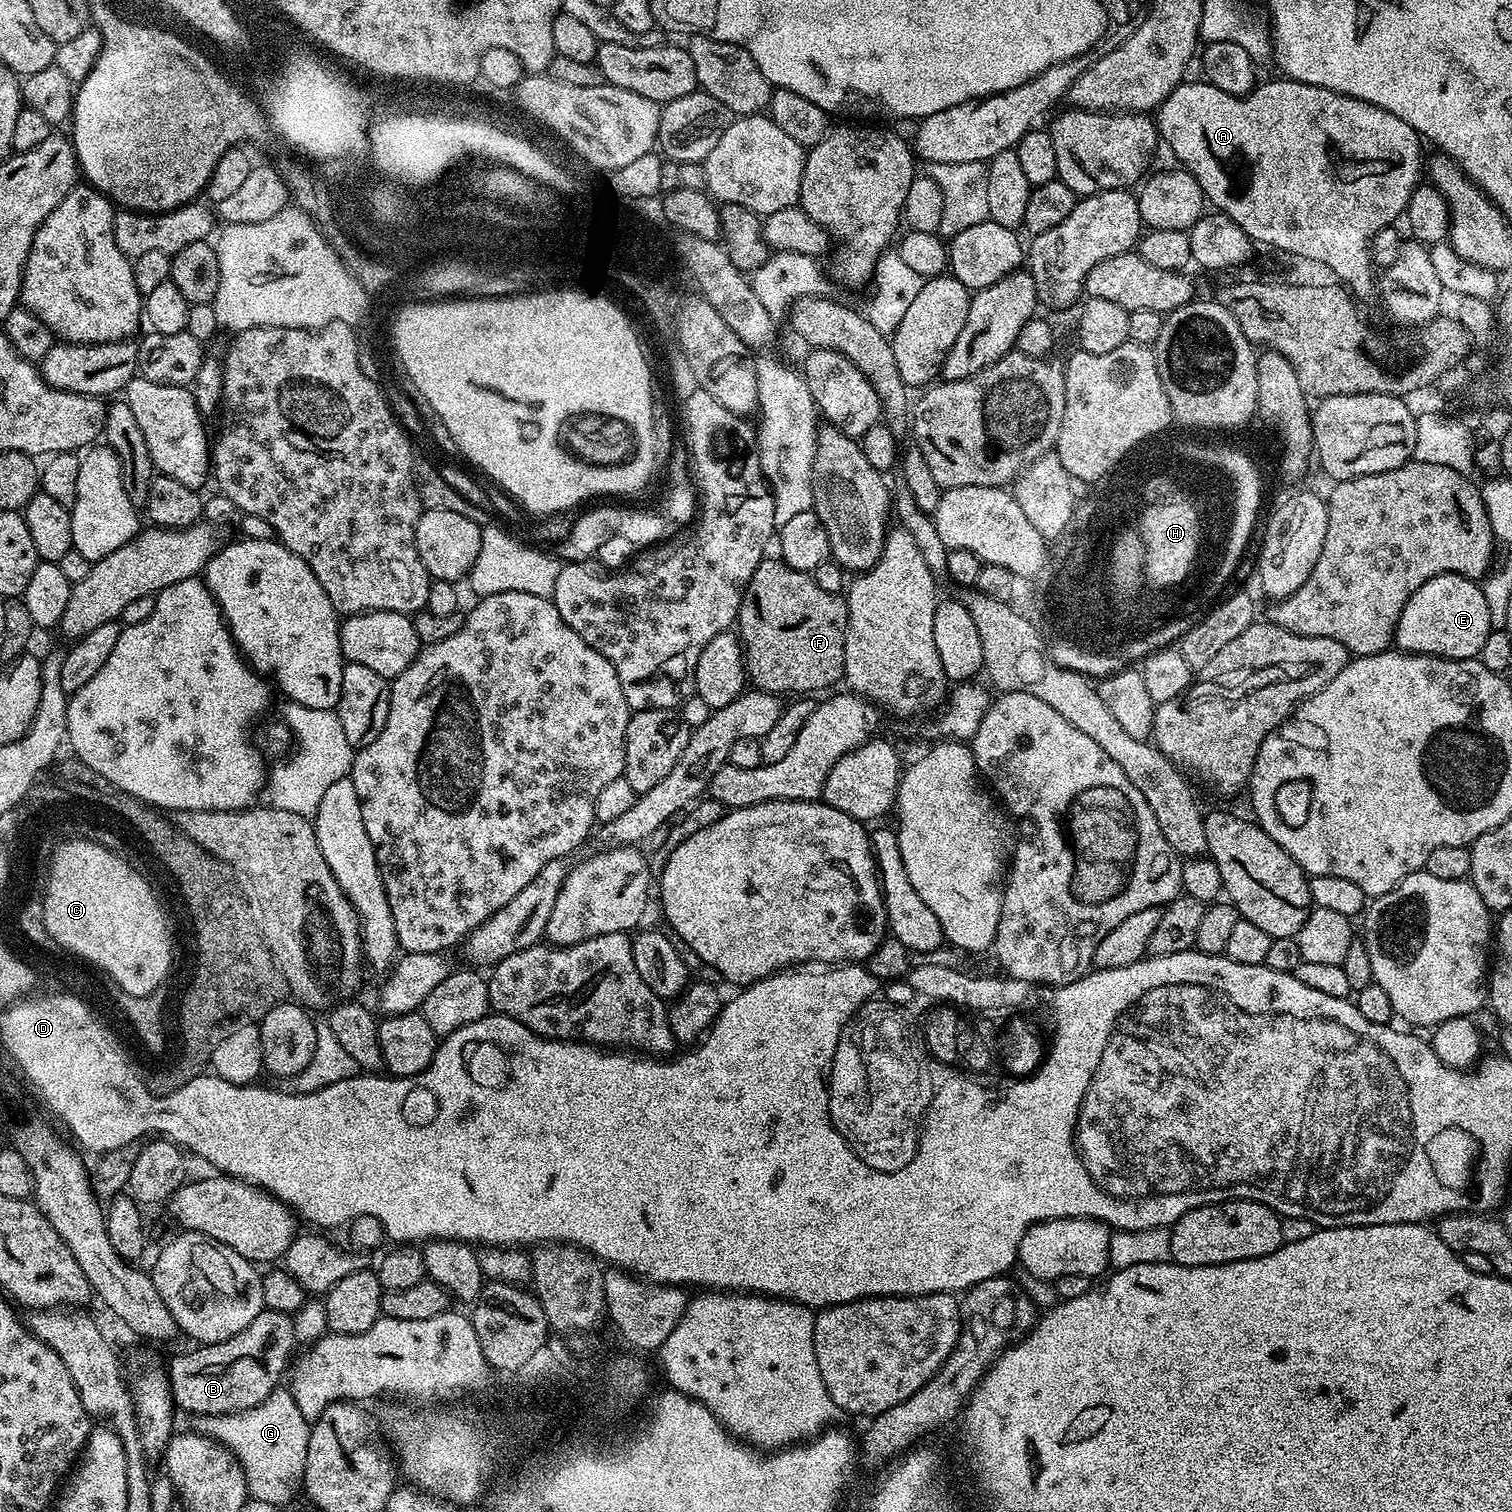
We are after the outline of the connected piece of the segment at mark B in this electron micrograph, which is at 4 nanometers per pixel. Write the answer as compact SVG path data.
M265 1308L238 1334L171 1360L166 1371L173 1403L196 1416L232 1414L258 1407L279 1387L281 1373L287 1371L297 1344L293 1315Z

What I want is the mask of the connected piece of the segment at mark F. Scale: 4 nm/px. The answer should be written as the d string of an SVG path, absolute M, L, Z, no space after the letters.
M766 558L754 570L750 582L744 591L744 597L740 603L740 615L738 617L738 639L742 645L744 654L744 670L747 679L752 680L751 687L761 692L774 692L785 694L784 692L798 692L794 694L814 694L810 692L820 692L823 688L828 688L831 684L841 683L844 680L844 651L846 650L846 630L848 629L848 602L843 595L835 596L830 594L830 590L822 590L814 577L802 570L794 570L790 565L784 563L779 558Z

